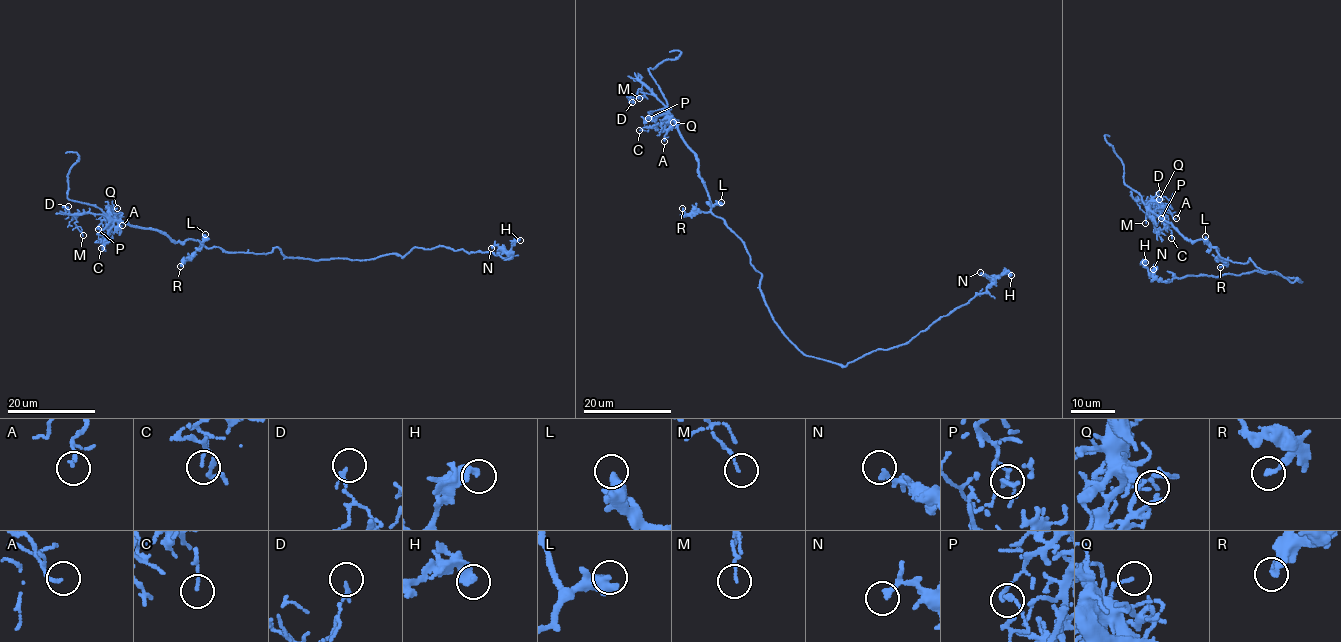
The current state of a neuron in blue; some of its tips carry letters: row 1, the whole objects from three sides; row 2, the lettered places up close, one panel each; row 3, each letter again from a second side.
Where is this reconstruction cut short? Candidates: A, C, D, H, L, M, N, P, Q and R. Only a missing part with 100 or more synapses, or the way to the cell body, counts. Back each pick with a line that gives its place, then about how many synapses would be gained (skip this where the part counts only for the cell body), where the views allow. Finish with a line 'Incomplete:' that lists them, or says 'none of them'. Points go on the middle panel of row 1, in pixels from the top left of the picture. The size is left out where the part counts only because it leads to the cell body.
Incomplete: none of them

